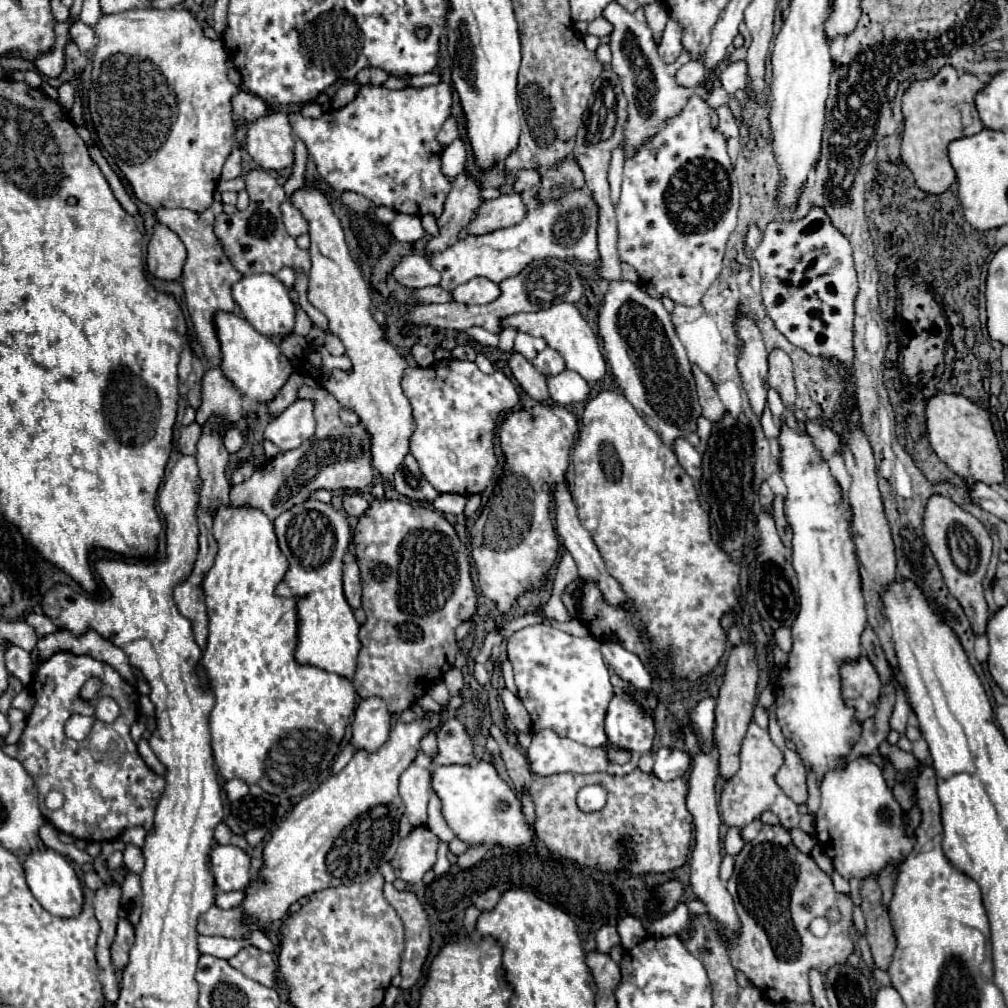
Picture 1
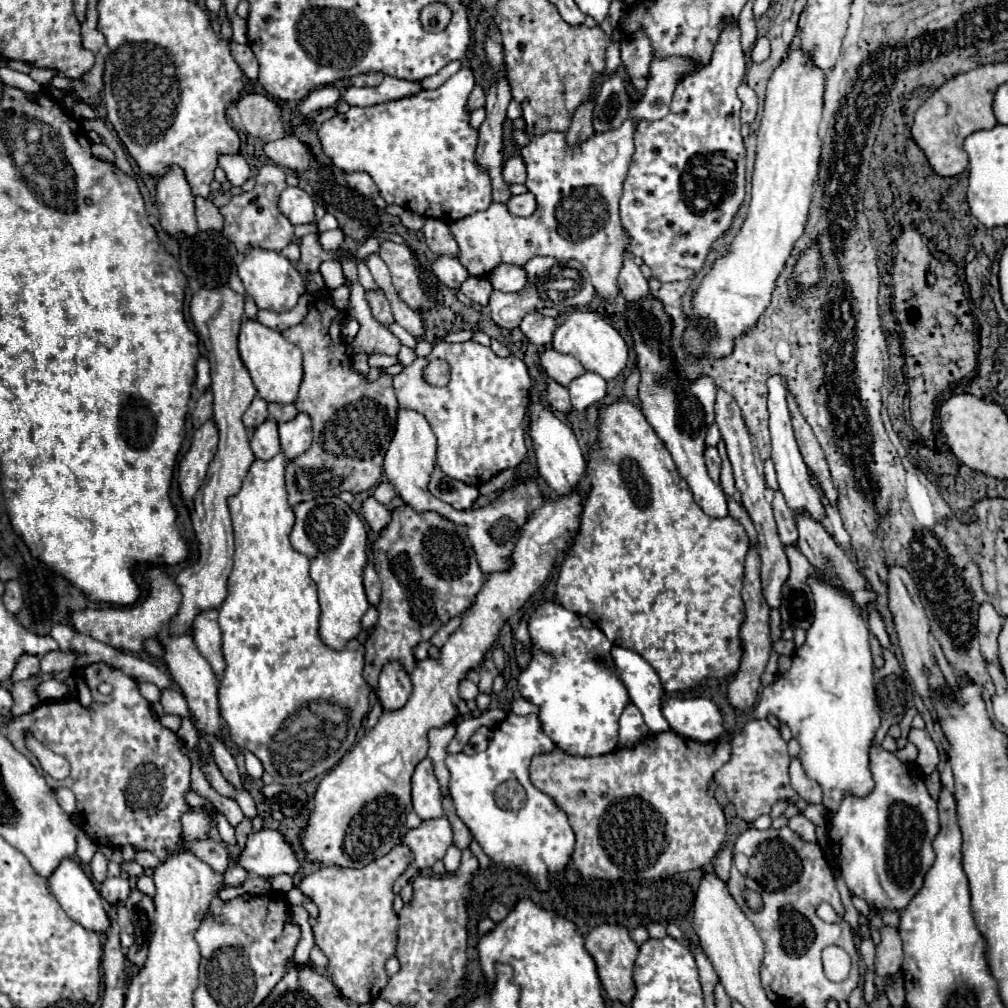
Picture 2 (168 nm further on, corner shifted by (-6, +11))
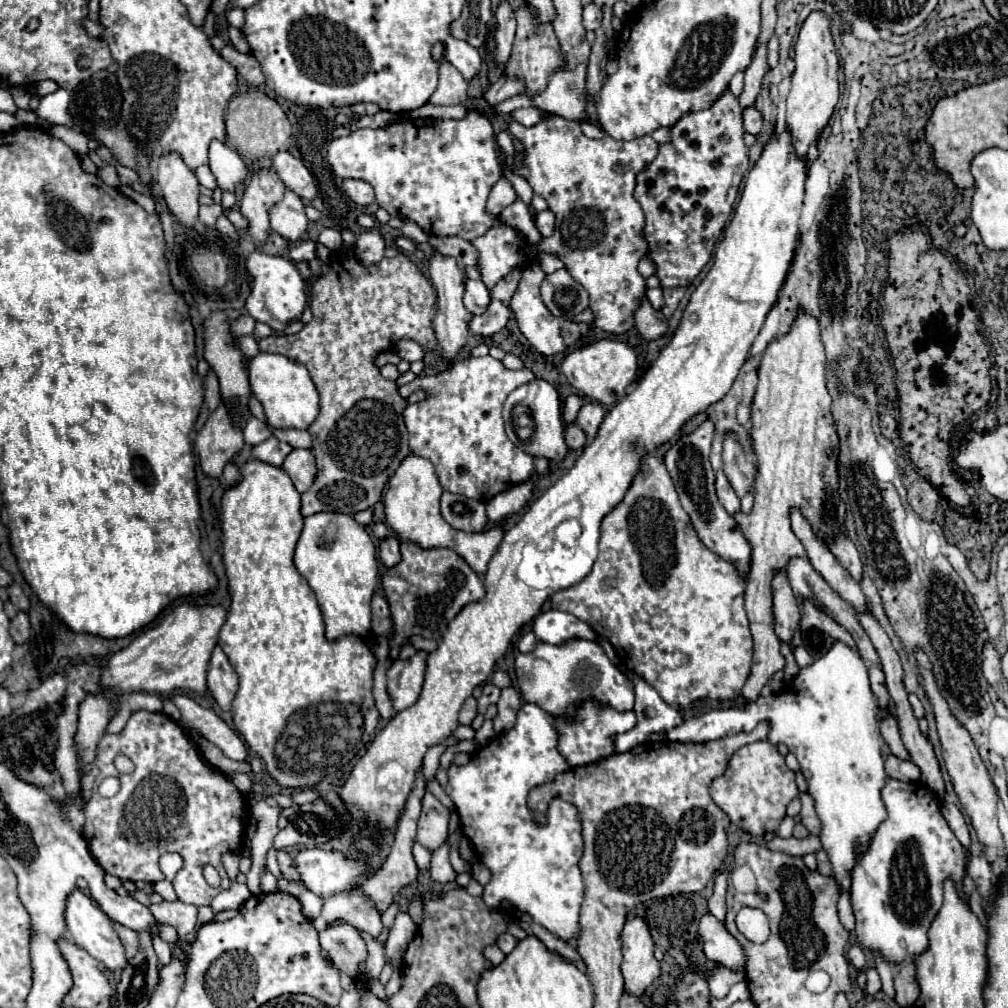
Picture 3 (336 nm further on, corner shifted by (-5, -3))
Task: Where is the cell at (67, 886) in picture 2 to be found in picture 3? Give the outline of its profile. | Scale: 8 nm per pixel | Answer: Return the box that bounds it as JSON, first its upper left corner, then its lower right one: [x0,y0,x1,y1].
[65,889,127,971]

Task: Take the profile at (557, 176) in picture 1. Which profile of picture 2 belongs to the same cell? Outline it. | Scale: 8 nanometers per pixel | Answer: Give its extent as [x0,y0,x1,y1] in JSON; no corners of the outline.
[566,101,594,145]

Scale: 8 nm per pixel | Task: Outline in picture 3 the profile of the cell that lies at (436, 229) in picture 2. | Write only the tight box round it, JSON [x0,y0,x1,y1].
[429,237,481,279]

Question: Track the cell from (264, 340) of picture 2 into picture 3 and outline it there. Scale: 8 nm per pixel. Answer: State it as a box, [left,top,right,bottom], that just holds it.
[249,353,319,429]

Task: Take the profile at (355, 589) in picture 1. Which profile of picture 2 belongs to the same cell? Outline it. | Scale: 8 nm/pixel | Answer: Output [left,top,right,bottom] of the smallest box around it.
[364,565,380,605]

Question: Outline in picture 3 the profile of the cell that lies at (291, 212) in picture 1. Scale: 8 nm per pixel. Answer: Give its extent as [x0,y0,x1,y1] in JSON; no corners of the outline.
[269,191,309,241]

